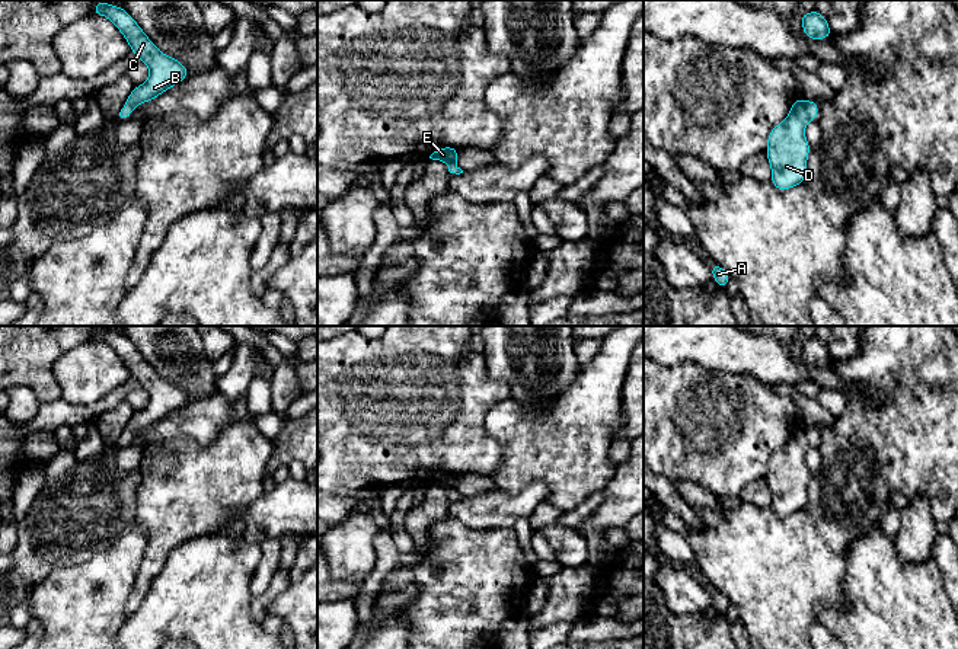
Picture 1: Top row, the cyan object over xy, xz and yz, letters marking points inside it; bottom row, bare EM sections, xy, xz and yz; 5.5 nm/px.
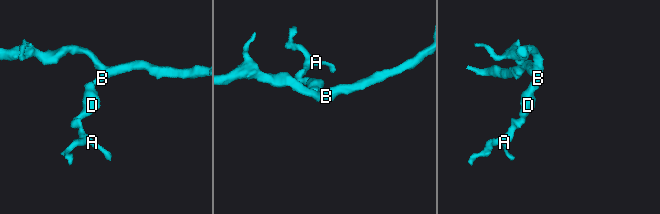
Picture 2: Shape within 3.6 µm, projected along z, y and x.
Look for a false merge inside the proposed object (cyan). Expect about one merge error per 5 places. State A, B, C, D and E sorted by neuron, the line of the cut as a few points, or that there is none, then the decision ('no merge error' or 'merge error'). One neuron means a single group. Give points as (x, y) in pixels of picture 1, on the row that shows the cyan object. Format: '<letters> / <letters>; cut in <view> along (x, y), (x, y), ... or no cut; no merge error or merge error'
A B C D E; no cut; no merge error

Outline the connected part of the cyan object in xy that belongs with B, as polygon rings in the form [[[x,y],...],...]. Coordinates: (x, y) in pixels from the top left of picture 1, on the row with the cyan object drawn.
[[[98,1],[93,7],[93,15],[100,15],[112,20],[130,44],[131,52],[134,52],[150,70],[147,81],[134,87],[125,100],[125,106],[121,108],[115,118],[127,121],[131,116],[131,111],[140,103],[146,103],[160,96],[189,76],[186,67],[181,61],[165,55],[150,41],[125,9]]]

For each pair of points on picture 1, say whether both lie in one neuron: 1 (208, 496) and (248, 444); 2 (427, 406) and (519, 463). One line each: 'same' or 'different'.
1: same
2: different

